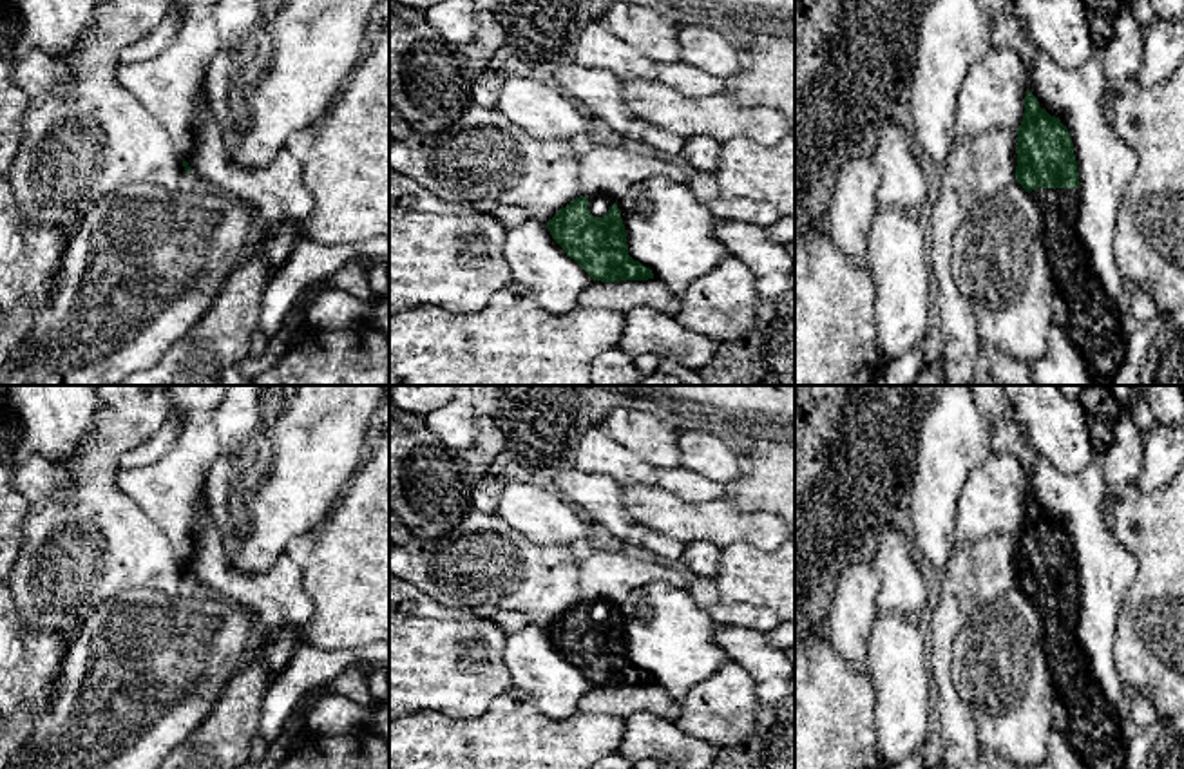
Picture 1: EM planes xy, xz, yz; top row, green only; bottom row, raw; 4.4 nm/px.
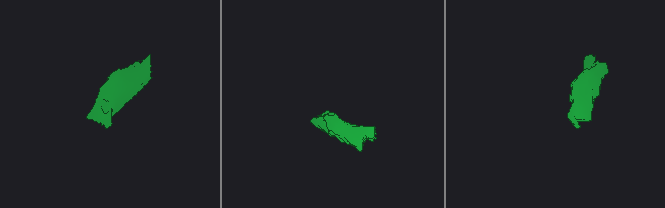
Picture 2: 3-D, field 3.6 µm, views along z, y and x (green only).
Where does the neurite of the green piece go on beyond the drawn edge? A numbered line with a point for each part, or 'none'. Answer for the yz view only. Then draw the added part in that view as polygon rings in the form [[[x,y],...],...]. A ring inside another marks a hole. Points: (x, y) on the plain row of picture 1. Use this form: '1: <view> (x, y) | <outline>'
1: yz (1092, 726) | [[[1079,593],[1030,597],[1043,624],[1043,653],[1055,695],[1055,726],[1086,769],[1122,769],[1128,738],[1113,704],[1090,675],[1077,637]]]

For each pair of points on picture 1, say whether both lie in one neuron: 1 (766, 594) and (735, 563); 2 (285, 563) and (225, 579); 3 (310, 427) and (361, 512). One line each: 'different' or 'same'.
1: same
2: same
3: different

